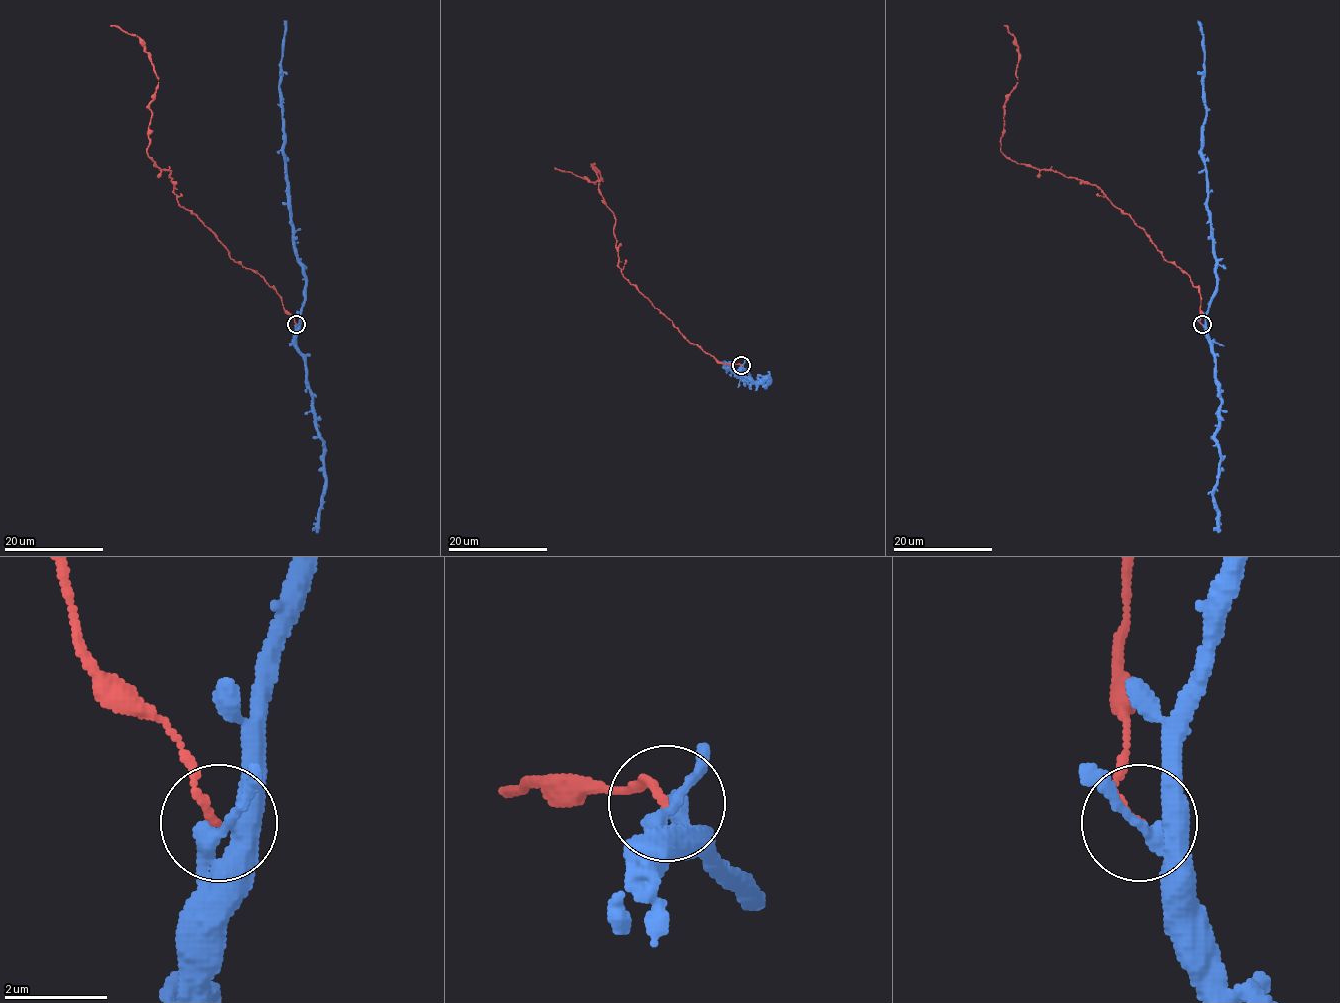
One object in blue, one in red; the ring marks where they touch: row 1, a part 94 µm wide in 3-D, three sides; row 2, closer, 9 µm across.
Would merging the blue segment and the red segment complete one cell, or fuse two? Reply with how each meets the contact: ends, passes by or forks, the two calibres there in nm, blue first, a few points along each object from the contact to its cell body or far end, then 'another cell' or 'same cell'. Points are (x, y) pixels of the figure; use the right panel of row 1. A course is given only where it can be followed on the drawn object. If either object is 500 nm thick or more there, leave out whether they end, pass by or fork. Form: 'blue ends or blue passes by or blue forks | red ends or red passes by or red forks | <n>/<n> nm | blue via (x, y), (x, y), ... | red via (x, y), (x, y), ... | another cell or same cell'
blue passes by | red ends | 260/140 nm | blue via (1202, 324), (1216, 287), (1216, 259), (1202, 153), (1206, 99), (1203, 39), (1197, 21) | red via (1202, 324), (1201, 294), (1191, 278), (1103, 192), (1017, 164), (1001, 151), (1018, 56), (1003, 26) | another cell

